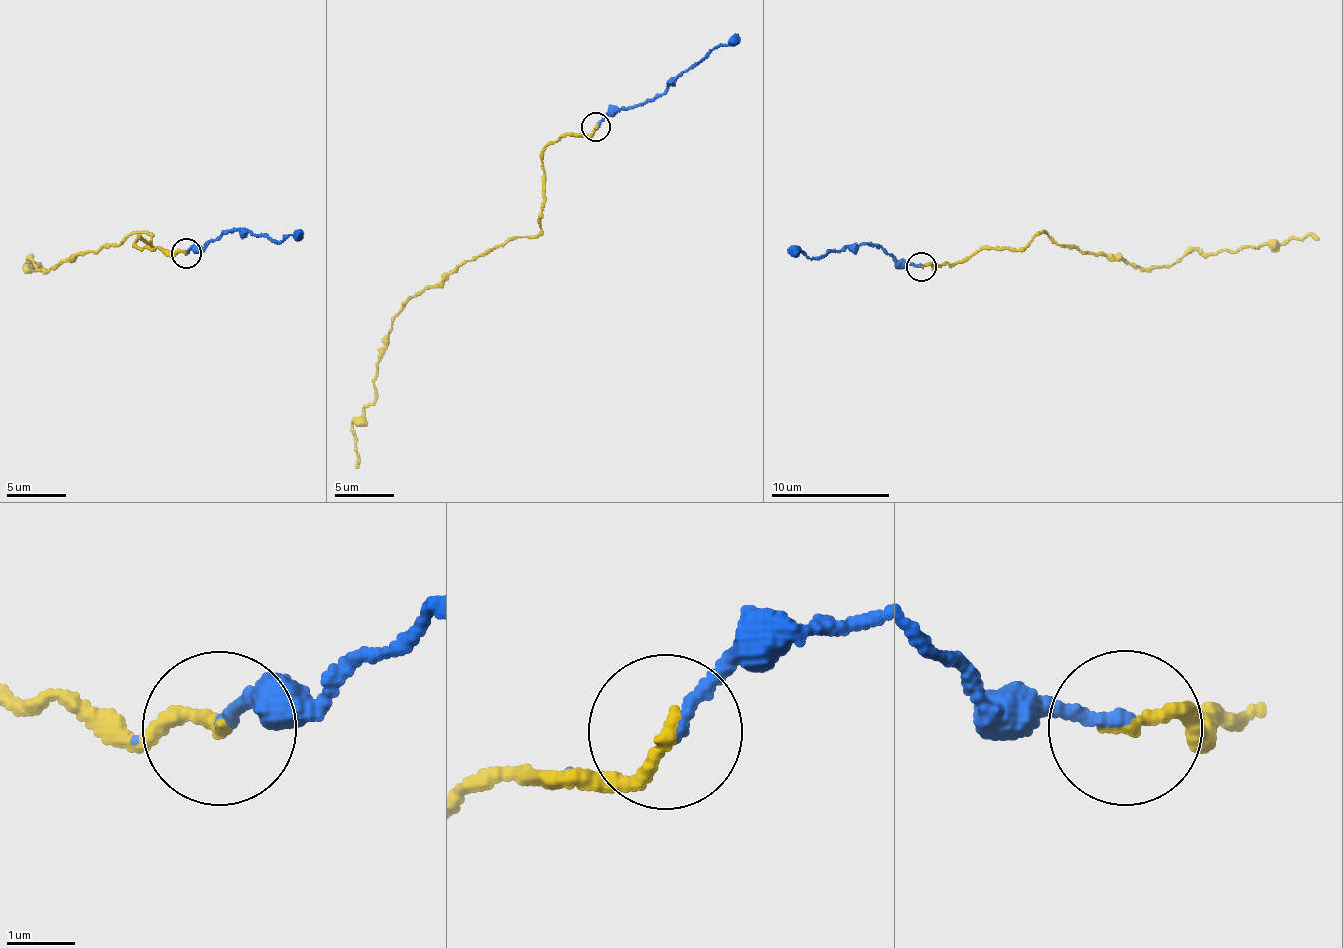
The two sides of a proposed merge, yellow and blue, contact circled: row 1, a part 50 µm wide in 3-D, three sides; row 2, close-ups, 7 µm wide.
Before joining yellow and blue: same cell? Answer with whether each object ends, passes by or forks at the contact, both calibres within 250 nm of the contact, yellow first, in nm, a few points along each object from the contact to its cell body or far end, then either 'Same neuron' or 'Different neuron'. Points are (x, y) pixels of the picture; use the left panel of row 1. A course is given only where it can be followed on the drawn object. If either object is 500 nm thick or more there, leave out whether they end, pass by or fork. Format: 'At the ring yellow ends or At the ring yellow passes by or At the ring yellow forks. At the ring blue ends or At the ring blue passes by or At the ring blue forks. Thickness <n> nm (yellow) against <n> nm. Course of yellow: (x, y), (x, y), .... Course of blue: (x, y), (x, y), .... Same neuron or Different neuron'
At the ring yellow ends. At the ring blue ends. Thickness 190 nm (yellow) against 190 nm. Course of yellow: (187, 252), (125, 234), (50, 267), (30, 257), (44, 271). Course of blue: (187, 252), (244, 228), (277, 242), (302, 232). Same neuron

